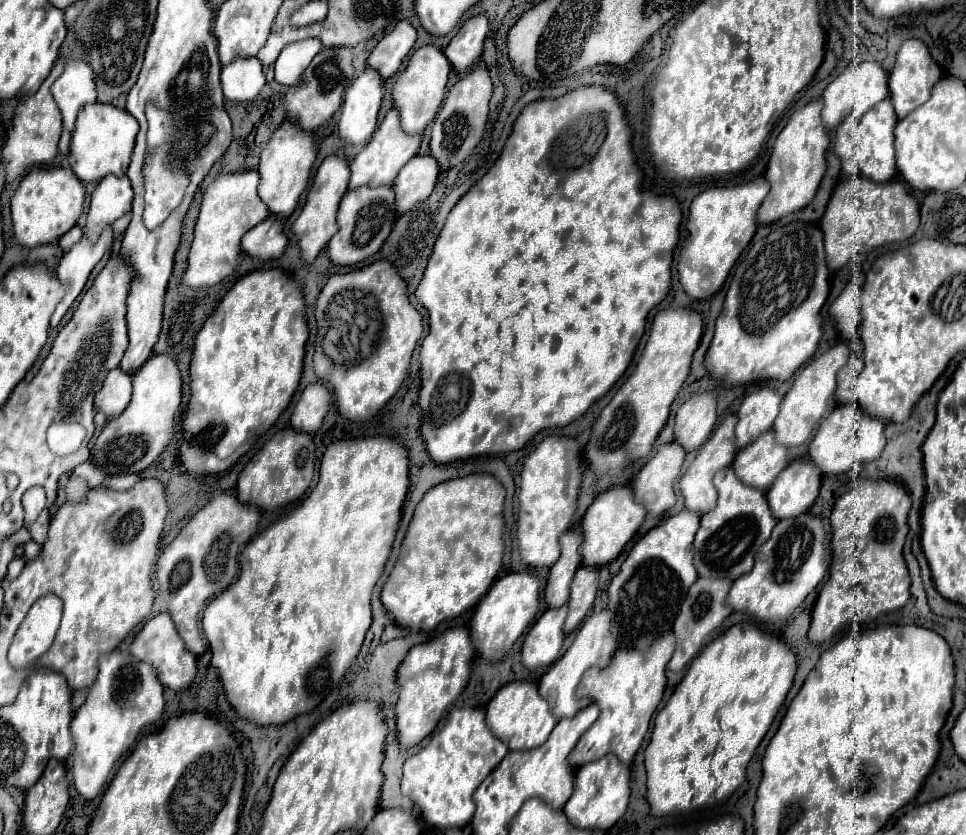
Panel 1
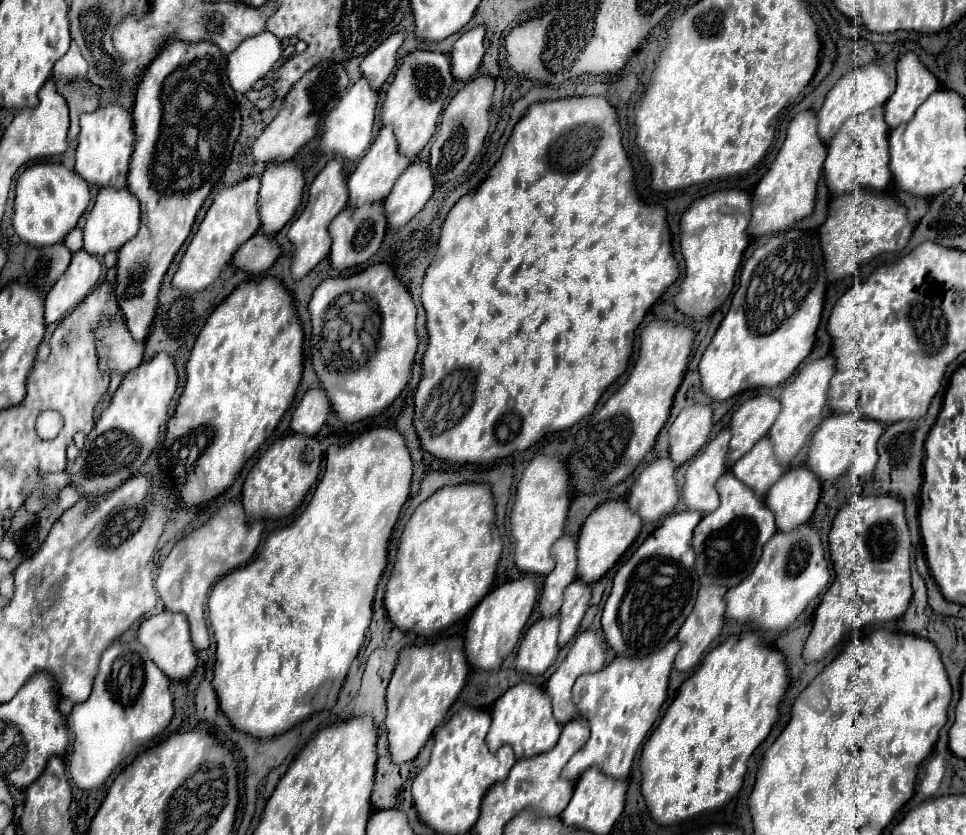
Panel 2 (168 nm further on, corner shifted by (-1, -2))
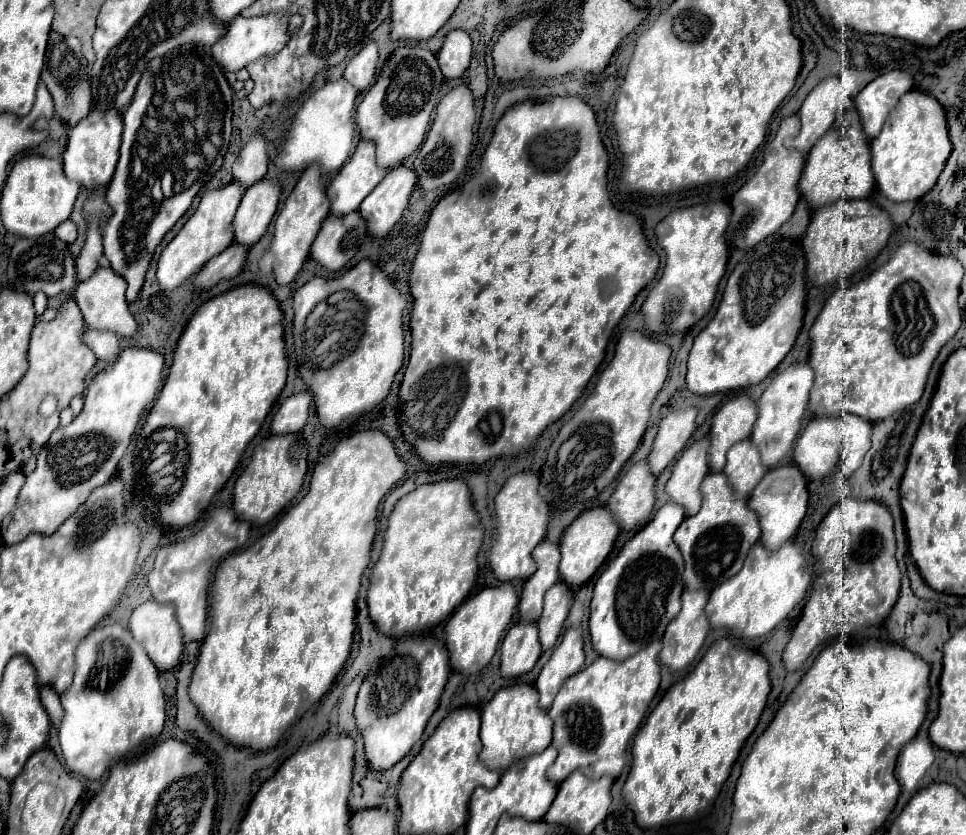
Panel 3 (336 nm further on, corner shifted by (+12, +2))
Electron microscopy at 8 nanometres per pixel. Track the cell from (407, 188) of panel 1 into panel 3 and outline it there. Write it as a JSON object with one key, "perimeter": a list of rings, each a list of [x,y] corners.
{"perimeter":[[[399,166],[389,170],[375,190],[361,202],[359,212],[365,218],[367,232],[371,236],[387,236],[387,232],[403,216],[415,184],[417,174],[407,166]]]}

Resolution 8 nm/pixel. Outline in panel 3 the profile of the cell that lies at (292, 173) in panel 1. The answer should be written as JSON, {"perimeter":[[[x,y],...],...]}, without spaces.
{"perimeter":[[[267,178],[255,184],[255,188],[245,190],[233,220],[233,234],[237,244],[251,248],[261,240],[277,212],[279,194],[279,186]]]}

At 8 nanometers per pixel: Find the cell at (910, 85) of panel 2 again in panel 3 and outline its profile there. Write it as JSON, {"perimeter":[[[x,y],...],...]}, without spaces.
{"perimeter":[[[893,70],[877,76],[869,82],[855,98],[855,108],[863,122],[867,138],[879,136],[889,112],[895,108],[899,98],[913,88],[913,78],[907,72]]]}

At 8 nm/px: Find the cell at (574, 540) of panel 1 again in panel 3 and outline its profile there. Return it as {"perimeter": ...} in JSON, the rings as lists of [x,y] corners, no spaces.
{"perimeter":[[[543,540],[535,550],[533,550],[533,560],[537,564],[537,572],[525,582],[521,590],[521,600],[519,600],[519,618],[521,622],[537,622],[541,616],[543,608],[543,596],[545,592],[559,580],[559,544],[551,544]]]}

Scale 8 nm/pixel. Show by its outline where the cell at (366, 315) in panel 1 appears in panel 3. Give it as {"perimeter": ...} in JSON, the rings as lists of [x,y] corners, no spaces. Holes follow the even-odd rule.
{"perimeter":[[[361,260],[357,266],[353,266],[349,272],[345,272],[339,278],[331,278],[331,280],[313,278],[295,292],[293,338],[295,338],[295,356],[299,364],[299,376],[303,378],[303,382],[315,396],[317,418],[323,426],[335,428],[345,418],[365,414],[385,400],[395,380],[395,374],[403,366],[403,308],[405,308],[403,296],[387,278],[387,274],[379,266],[375,266],[371,260]],[[331,296],[333,296],[333,304],[329,304],[327,310],[315,310],[319,304],[325,304]],[[333,330],[341,330],[341,348],[327,348],[329,344],[321,344],[323,338],[329,336]]]}

